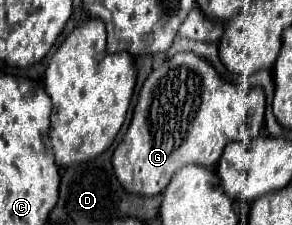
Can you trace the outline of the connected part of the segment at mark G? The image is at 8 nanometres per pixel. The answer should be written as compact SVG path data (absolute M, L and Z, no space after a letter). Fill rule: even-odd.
M191 52L175 54L173 58L165 60L159 68L155 68L141 88L131 126L111 158L115 176L127 192L139 196L161 194L171 182L173 174L185 164L199 164L207 168L217 166L229 142L251 140L253 136L259 136L263 132L263 120L265 120L265 92L261 86L223 82L223 78L219 78L215 68L207 60Z

